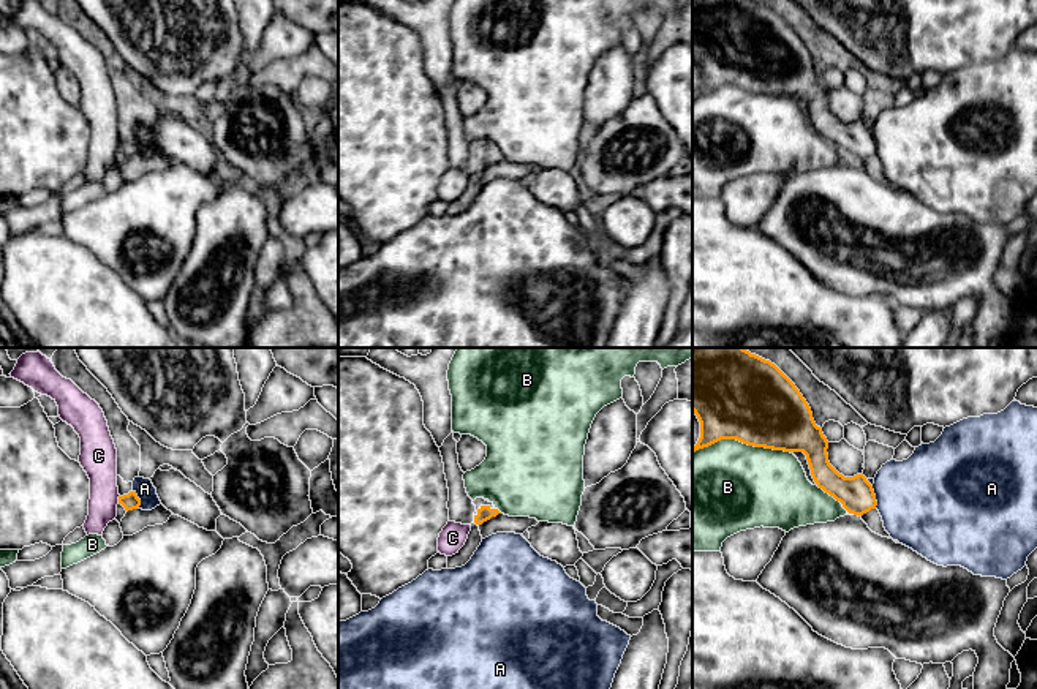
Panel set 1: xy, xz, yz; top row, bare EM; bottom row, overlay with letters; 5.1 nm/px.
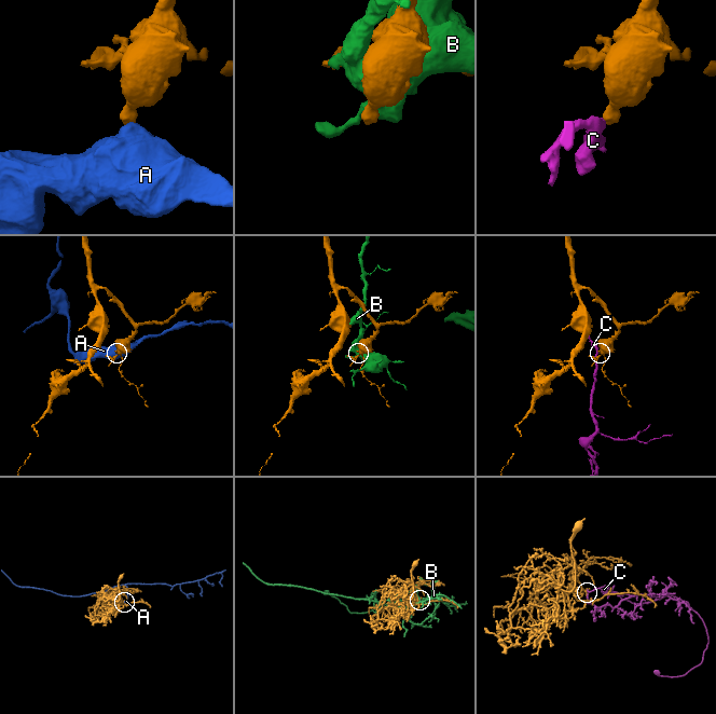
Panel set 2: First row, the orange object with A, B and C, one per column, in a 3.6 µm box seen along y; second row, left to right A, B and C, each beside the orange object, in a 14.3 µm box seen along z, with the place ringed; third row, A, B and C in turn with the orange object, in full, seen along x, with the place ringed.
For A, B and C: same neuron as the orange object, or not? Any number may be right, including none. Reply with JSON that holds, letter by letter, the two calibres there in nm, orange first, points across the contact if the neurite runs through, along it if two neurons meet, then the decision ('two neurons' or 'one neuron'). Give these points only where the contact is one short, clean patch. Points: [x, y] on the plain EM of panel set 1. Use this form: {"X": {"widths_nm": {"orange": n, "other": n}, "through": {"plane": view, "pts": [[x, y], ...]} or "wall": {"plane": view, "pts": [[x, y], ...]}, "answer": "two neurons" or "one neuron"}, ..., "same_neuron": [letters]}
{"A": {"widths_nm": {"orange": 180, "other": 460}, "wall": {"plane": "yz", "pts": [[871, 131], [876, 141], [876, 154]]}, "answer": "two neurons"}, "B": {"widths_nm": {"orange": 440, "other": 460}, "answer": "two neurons"}, "C": {"widths_nm": {"orange": 90, "other": 190}, "wall": {"plane": "xy", "pts": [[119, 141], [117, 149]]}, "answer": "two neurons"}, "same_neuron": []}

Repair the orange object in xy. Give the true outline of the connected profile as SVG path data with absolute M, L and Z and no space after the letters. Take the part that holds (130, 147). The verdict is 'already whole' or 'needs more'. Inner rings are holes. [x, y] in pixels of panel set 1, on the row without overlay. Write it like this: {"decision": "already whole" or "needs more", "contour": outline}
{"decision": "needs more", "contour": "M130 137L128 141L119 142L115 166L120 169L128 156L138 155L139 152L141 145L138 144L136 137Z"}

